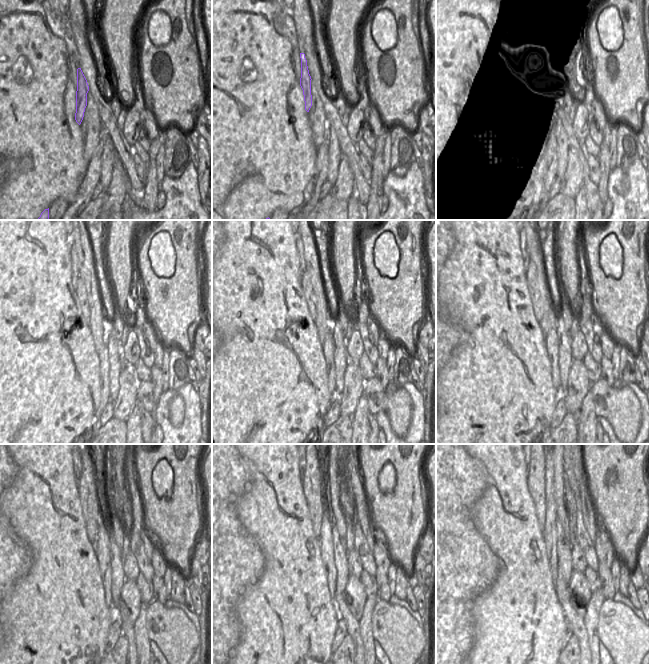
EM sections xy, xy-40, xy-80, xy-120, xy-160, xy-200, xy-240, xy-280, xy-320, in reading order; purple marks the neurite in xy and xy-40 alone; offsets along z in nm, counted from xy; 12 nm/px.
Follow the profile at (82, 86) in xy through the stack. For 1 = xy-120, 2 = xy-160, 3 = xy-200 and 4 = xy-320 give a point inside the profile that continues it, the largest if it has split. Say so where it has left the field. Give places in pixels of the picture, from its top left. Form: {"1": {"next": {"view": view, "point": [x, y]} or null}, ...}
{"1": {"next": {"view": "xy-120", "point": [81, 288]}}, "2": {"next": {"view": "xy-160", "point": [311, 282]}}, "3": {"next": {"view": "xy-200", "point": [537, 286]}}, "4": {"next": {"view": "xy-320", "point": [536, 470]}}}

